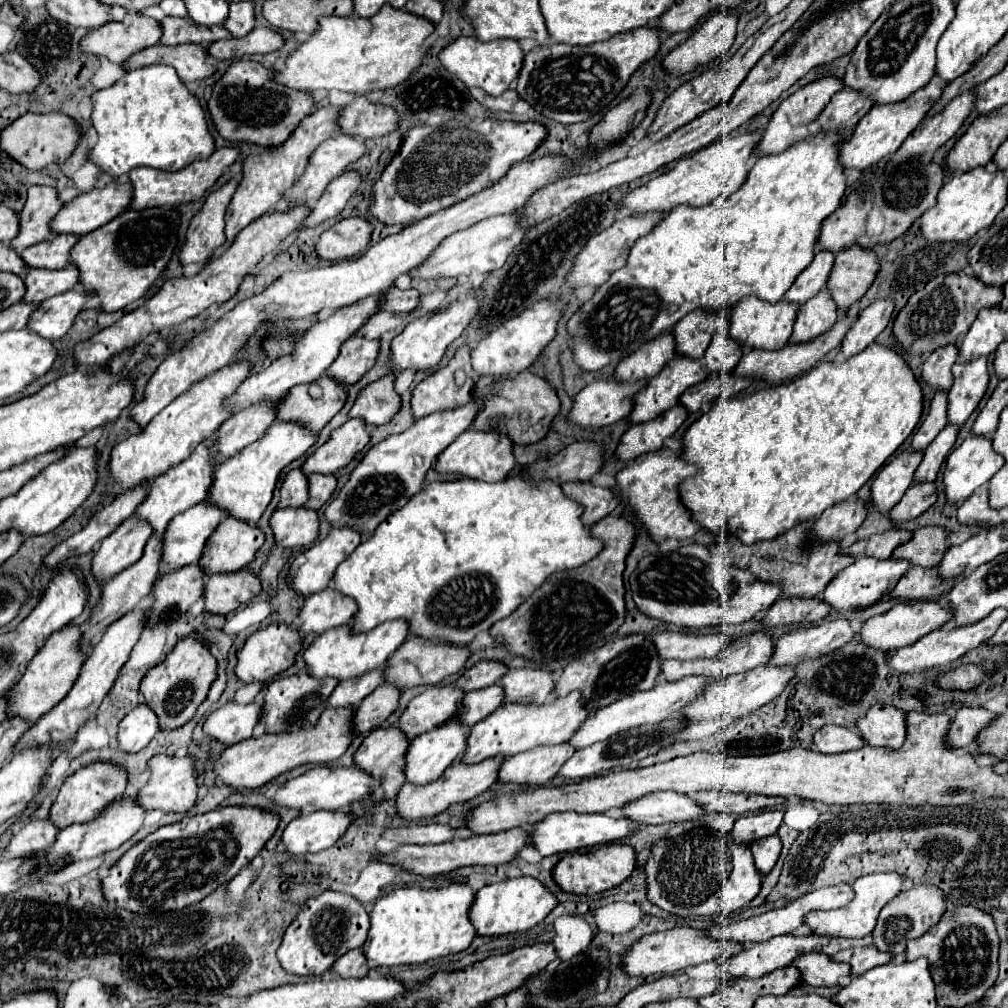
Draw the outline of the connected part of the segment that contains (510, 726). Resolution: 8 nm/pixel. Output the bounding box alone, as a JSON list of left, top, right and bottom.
[459,693,587,765]

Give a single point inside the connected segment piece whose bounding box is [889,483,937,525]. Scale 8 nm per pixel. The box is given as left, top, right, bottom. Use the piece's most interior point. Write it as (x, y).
(919, 498)

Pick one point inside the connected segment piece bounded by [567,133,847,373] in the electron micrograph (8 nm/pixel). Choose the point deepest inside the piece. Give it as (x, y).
(755, 242)

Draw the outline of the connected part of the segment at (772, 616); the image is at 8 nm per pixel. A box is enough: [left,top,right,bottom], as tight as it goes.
[763,599,829,627]

